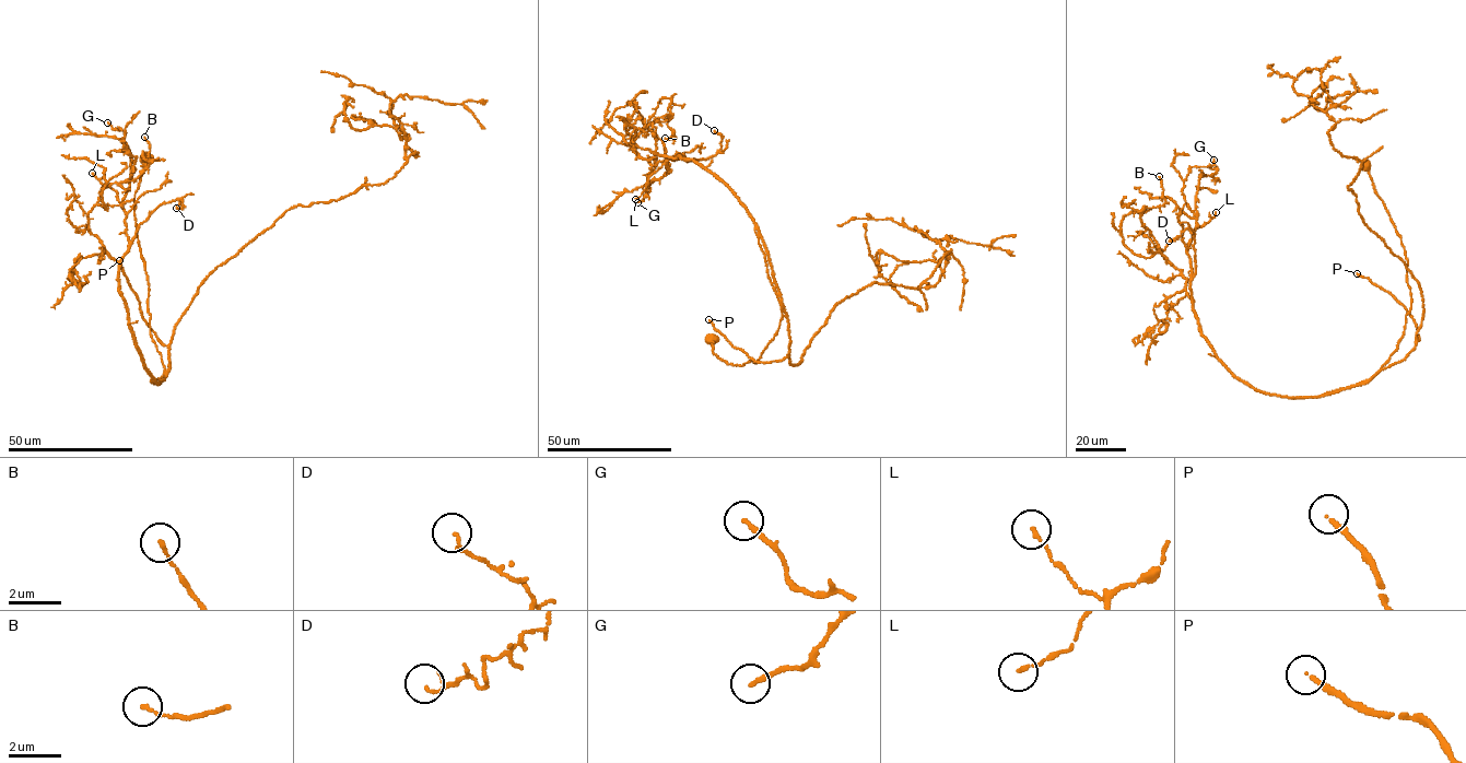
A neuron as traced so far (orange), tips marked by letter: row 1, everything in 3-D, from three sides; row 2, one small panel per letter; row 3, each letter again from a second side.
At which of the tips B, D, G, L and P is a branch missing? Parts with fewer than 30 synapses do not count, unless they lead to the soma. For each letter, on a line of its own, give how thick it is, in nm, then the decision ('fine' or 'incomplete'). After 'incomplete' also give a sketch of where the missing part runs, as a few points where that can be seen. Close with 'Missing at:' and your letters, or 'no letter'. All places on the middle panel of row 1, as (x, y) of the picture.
B: 120 nm | fine
D: 80 nm | fine
G: 200 nm | fine
L: 130 nm | fine
P: 180 nm | incomplete
Missing at: P

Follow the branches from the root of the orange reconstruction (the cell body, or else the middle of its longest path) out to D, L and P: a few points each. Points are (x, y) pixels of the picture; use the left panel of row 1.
D: (147, 157), (135, 215), (165, 371), (159, 384), (133, 341), (119, 269), (138, 226), (182, 199), (176, 208)
L: (147, 157), (135, 215), (165, 371), (159, 384), (119, 291), (126, 212), (92, 173)
P: (147, 157), (135, 215), (149, 285), (150, 332), (164, 377), (169, 368), (168, 348), (142, 317), (119, 260)

